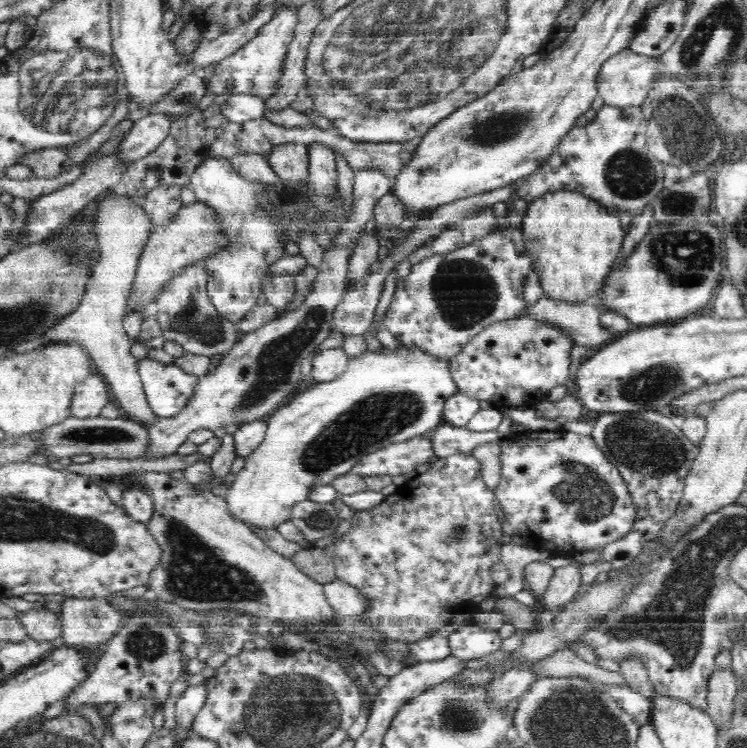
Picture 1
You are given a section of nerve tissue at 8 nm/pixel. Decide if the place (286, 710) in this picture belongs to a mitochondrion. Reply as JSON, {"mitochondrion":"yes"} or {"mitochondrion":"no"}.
{"mitochondrion":"yes"}

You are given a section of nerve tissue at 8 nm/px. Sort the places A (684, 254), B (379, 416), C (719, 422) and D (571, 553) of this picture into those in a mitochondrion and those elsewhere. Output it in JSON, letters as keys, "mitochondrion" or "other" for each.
{"A":"mitochondrion","B":"mitochondrion","C":"other","D":"other"}

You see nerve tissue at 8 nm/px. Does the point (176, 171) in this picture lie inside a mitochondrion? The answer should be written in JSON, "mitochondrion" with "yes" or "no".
{"mitochondrion":"no"}

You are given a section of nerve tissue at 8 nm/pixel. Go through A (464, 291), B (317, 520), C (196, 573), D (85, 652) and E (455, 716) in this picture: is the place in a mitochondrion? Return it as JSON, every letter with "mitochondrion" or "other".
{"A":"mitochondrion","B":"mitochondrion","C":"mitochondrion","D":"other","E":"mitochondrion"}

